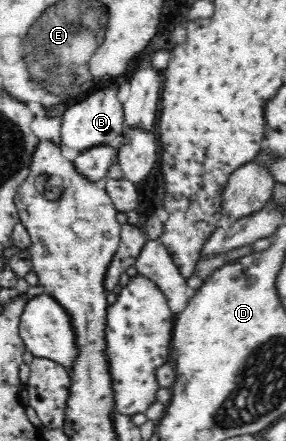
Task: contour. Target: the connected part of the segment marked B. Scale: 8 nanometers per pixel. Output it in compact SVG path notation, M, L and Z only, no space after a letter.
M114 81L99 84L98 91L90 93L83 101L72 105L63 113L60 143L74 149L85 150L100 144L116 143L124 125L124 105L118 99L119 85Z

